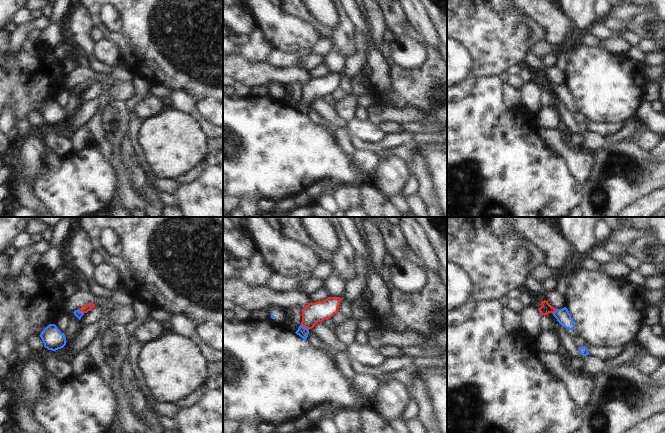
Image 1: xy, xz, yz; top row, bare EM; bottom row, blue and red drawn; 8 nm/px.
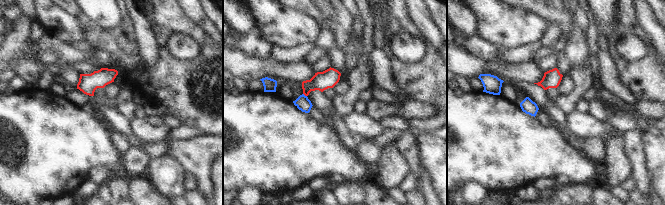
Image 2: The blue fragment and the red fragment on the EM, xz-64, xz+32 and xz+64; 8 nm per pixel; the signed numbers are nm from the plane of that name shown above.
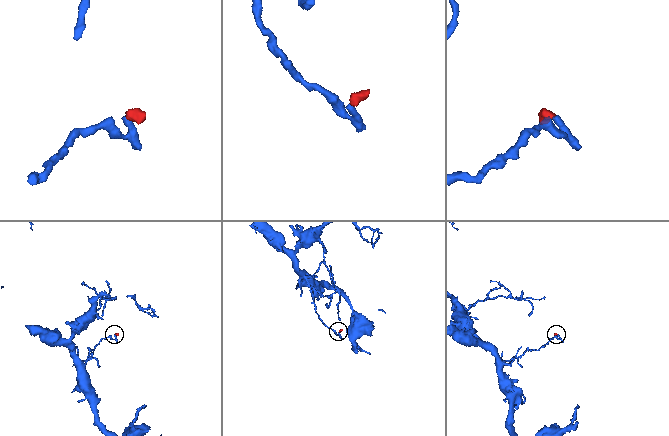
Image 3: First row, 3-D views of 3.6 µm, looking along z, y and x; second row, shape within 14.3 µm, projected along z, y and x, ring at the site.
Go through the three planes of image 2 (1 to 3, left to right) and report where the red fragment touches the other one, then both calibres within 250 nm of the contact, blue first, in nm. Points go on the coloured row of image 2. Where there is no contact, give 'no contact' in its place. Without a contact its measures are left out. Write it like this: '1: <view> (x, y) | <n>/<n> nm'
1: no contact
2: xz+32 (304, 95) | 110/150 nm
3: no contact

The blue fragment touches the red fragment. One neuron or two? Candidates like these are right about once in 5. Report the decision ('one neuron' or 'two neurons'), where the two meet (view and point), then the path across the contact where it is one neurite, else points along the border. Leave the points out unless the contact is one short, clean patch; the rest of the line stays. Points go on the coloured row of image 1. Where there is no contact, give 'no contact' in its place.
one neuron | xz (304, 327) | across xz (303, 332), (304, 327), (313, 313)

